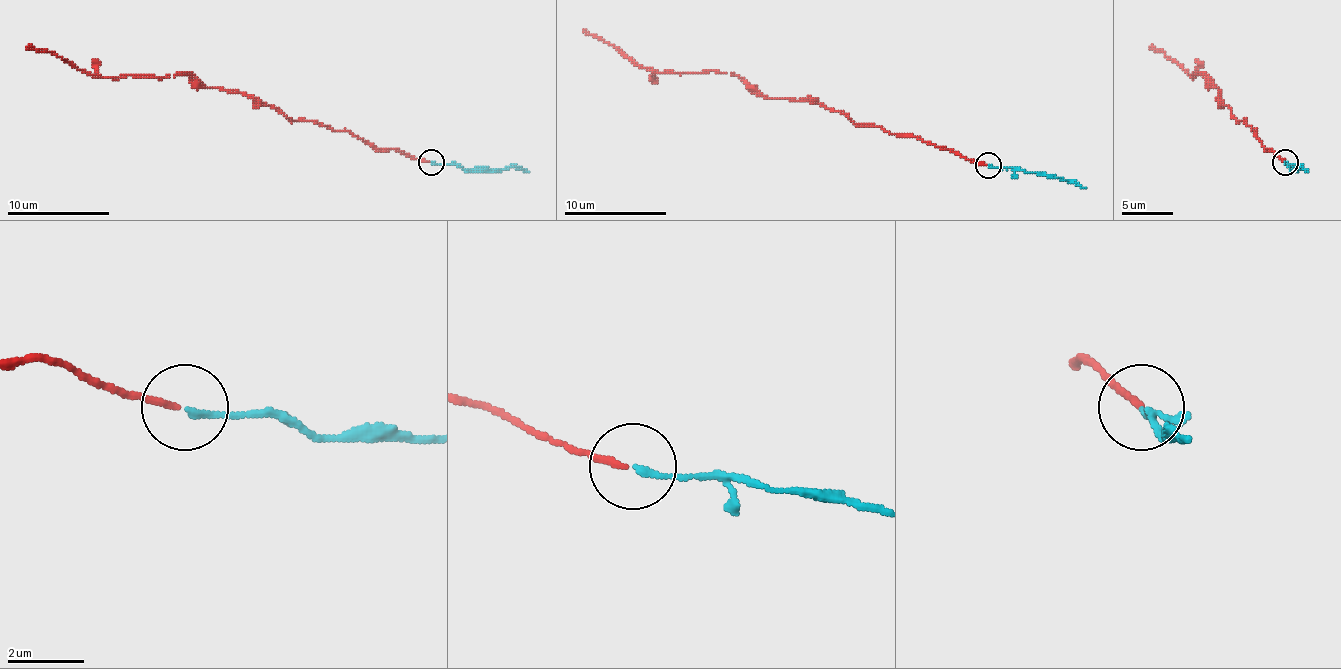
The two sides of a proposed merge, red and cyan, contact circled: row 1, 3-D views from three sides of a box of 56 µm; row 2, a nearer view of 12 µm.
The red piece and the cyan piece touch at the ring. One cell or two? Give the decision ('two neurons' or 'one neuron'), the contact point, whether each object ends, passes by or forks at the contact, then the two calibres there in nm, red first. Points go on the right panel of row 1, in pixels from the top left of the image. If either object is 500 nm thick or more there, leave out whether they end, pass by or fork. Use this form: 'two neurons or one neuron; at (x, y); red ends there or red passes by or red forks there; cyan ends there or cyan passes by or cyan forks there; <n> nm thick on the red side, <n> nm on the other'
one neuron; at (1285, 162); red ends there; cyan ends there; 140 nm thick on the red side, 170 nm on the other

